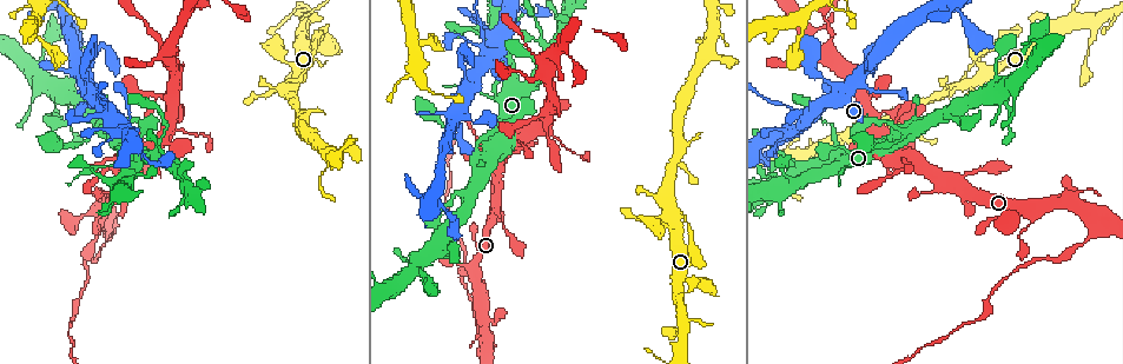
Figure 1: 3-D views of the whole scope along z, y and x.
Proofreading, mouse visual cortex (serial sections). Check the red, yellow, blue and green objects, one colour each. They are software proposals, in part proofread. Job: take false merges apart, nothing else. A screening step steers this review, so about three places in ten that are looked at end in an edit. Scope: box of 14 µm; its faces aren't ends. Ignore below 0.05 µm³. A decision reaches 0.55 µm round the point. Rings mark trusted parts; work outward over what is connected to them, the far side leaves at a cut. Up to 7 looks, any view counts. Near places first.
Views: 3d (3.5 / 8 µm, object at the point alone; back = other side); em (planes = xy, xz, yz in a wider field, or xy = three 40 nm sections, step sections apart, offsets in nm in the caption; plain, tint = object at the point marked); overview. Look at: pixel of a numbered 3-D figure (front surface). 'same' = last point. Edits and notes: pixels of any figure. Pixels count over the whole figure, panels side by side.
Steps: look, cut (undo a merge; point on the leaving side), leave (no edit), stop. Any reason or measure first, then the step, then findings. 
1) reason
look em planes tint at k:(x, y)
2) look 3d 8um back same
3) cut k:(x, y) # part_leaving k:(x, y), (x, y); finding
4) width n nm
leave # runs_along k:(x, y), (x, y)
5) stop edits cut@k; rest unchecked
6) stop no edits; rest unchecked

look 3d 3.5um at 1:(801, 117)

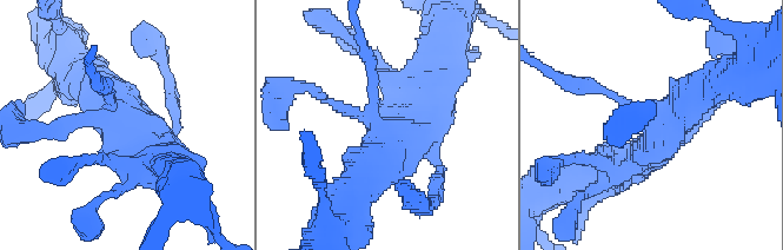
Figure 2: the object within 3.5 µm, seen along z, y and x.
shape alone is not enough
look em xy step 3 tint at 2:(114, 123)

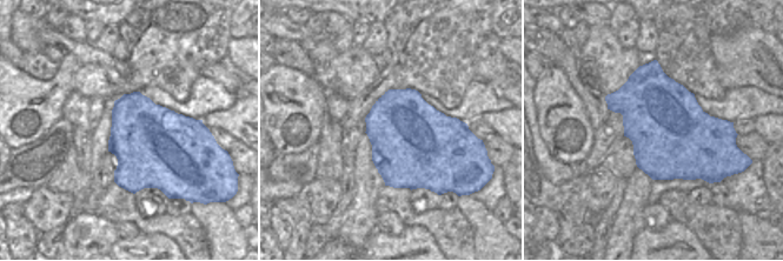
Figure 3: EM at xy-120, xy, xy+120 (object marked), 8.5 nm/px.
leave # runs_along 2:(718, 81), (637, 162), (616, 165); all the same cell

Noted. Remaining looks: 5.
sudden change in width
look 3d 3.5um at 1:(101, 132)

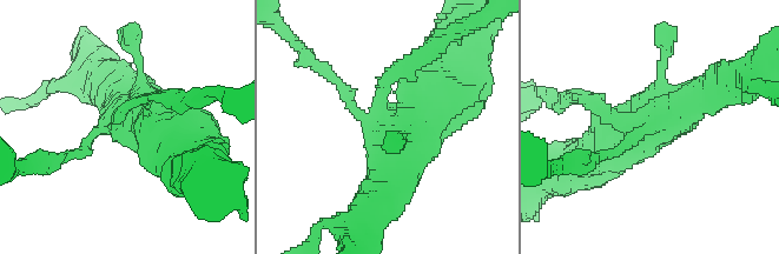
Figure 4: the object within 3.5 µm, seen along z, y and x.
need the tissue
look em xy step 1 tint at 4:(383, 128)

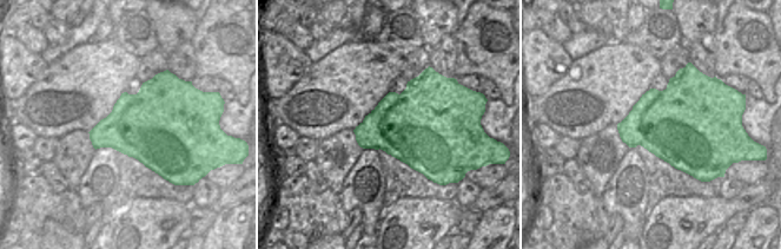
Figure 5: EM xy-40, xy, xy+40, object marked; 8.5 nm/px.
leave # runs_along 4:(442, 84), (377, 204); all the same cell

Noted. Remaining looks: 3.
abrupt turn
look 3d 3.5um at 1:(107, 233)

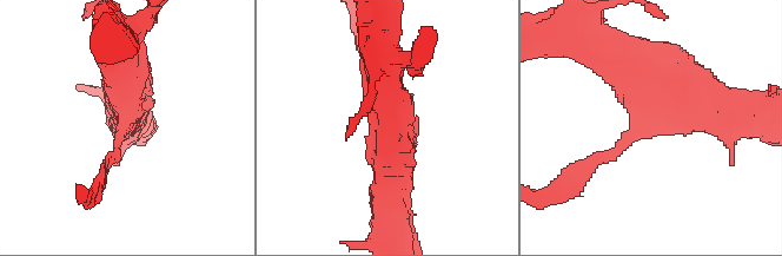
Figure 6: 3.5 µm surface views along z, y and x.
arm_widths 100, 500 nm
look em xy step 2 tint at 6:(123, 119)

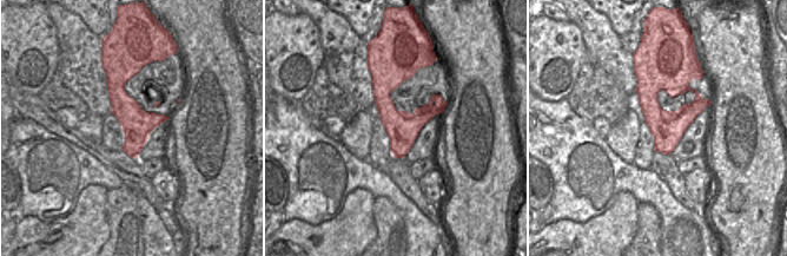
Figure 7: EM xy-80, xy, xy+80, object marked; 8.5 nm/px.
width 280 nm
cut 6:(598, 159) # part_leaving 6:(628, 138), (574, 189), (552, 192); a second cell is stuck on

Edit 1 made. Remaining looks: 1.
stop edits cut@6; rest unchecked

